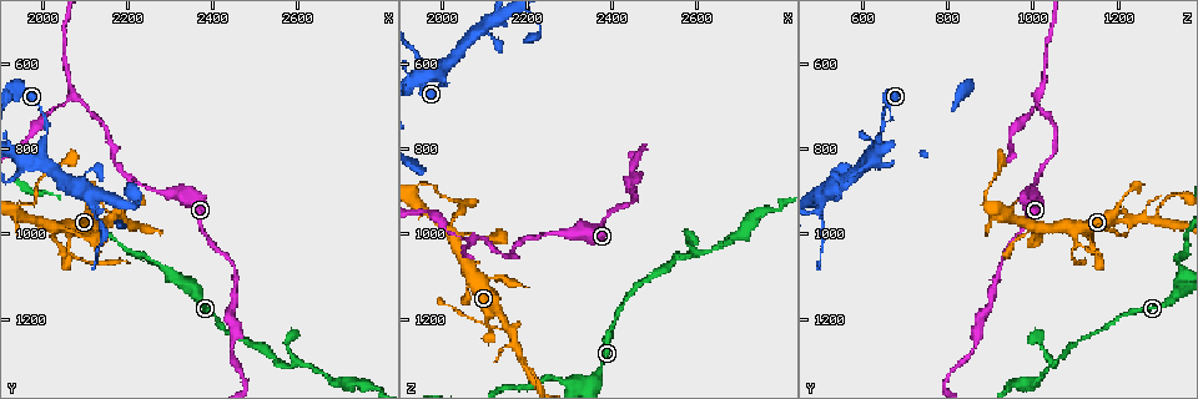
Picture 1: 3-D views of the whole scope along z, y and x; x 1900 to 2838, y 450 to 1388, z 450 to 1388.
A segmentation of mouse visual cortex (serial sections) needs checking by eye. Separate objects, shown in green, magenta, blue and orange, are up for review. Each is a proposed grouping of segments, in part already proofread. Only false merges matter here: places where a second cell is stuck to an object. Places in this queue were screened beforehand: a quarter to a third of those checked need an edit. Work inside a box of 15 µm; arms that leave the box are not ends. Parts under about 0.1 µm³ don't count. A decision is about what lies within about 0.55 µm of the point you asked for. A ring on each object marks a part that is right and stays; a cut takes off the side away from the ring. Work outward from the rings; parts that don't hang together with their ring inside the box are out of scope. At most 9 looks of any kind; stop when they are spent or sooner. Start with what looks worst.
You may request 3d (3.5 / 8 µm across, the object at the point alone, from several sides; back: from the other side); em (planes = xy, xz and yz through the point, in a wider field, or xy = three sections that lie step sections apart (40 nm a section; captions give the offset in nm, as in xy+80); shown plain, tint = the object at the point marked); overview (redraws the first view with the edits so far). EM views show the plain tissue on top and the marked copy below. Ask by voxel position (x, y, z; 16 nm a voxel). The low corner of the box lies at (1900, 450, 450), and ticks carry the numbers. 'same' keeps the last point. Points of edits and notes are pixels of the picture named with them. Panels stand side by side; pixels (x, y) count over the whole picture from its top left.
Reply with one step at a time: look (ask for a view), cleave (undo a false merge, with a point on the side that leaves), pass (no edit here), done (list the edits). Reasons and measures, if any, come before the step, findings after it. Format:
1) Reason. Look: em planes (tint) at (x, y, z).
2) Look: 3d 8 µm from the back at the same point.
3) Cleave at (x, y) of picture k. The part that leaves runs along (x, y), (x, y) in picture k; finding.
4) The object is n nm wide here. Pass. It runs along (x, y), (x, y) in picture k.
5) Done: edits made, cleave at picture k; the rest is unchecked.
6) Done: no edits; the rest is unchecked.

Calibre changes. Look: 3d 3.5 µm at (2060, 1020, 1100).

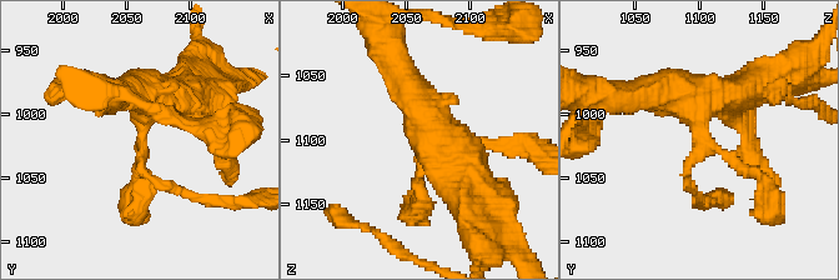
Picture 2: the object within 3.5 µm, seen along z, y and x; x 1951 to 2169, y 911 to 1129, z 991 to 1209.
Look: em xy step 5 (tint) at (2060, 1020, 1104).

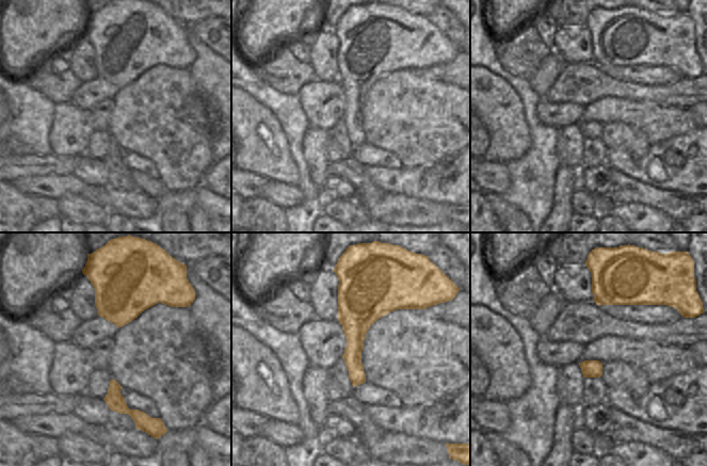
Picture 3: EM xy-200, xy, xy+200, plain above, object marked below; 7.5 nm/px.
Cut it another way. Look: em xy step 2 (tint) at the same point.

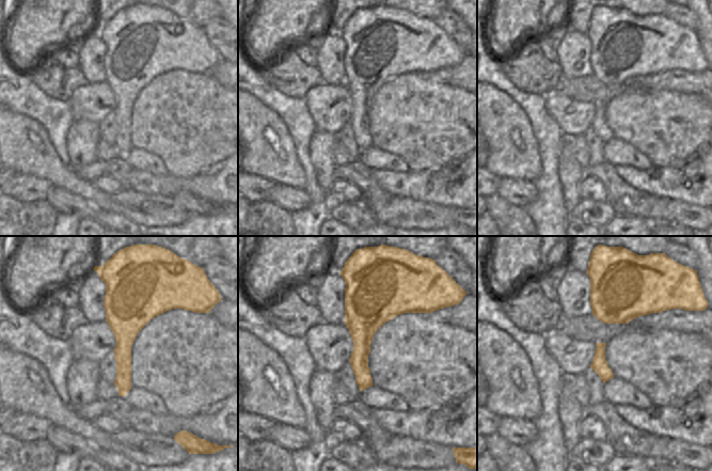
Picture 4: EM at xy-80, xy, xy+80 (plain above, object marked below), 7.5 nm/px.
Cleave at (420, 194) of picture 2. The part that leaves runs along (144, 149), (140, 169), (159, 184), (229, 203) in picture 2; two cells meet here.

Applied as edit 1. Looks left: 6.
Sharp bend. Look: 3d 3.5 µm at (2000, 800, 625).

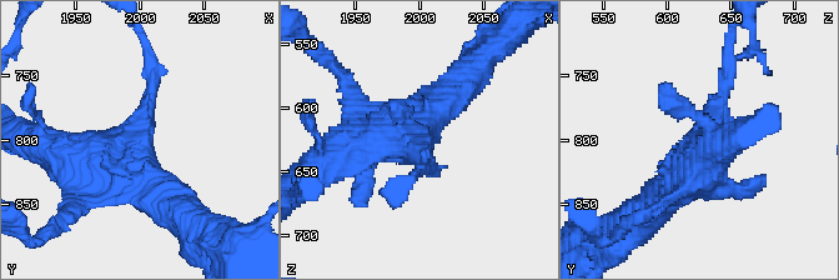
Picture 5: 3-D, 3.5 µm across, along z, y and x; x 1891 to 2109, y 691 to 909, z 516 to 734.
Shape alone is not enough. Look: em xy step 1 (tint) at (1998, 800, 632).

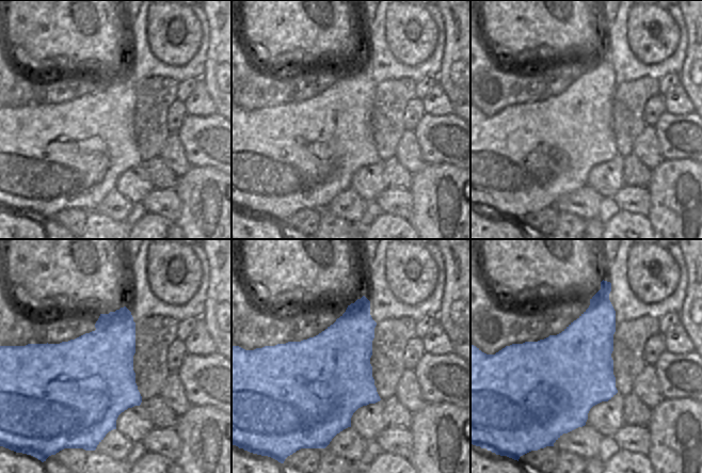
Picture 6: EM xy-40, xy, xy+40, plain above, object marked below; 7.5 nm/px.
The object is 650 nm wide here. Pass. It runs along (726, 85), (701, 154), (649, 211) in picture 5; one cell here.

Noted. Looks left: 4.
Branch point. Look: 3d 3.5 µm at (2600, 1300, 1050).

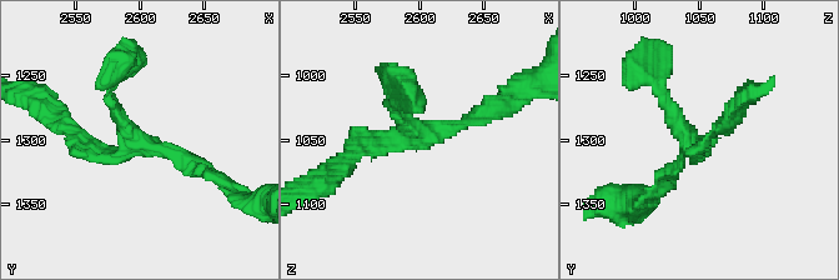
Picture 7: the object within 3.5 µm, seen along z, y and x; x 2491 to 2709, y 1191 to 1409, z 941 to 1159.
Look: em xy step 1 (tint) at (2594, 1304, 1042).

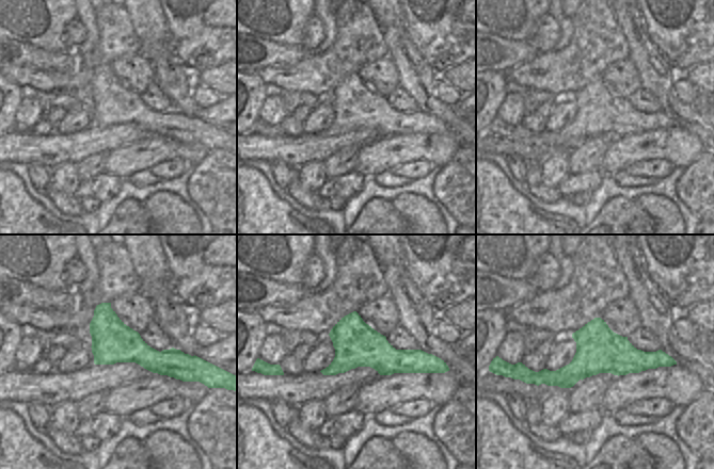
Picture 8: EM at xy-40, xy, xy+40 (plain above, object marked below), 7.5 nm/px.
Pass. It runs along (666, 360), (527, 371) in picture 8; all the same cell.

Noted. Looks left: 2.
Done: edits made, cleave at picture 2; the rest is unchecked.

